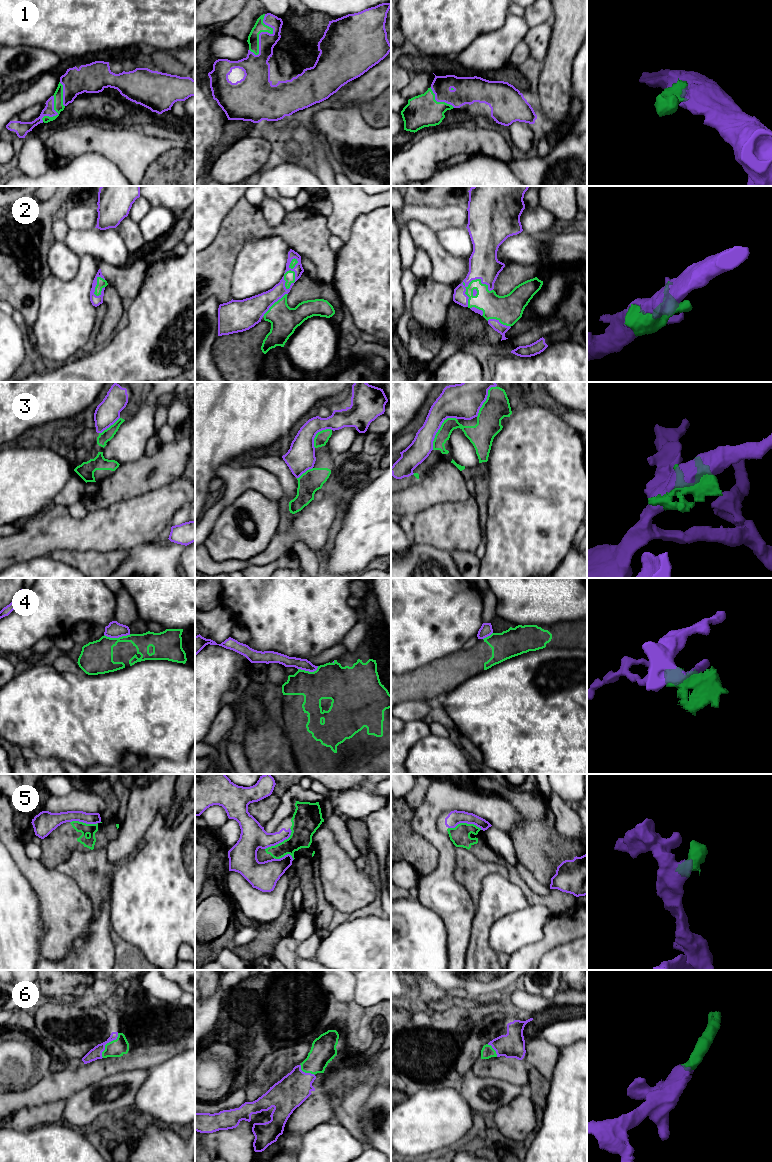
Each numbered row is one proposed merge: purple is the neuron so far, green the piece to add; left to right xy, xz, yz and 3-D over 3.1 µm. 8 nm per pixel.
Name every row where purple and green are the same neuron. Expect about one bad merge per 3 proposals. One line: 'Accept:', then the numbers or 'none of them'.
Accept: 1, 2, 6

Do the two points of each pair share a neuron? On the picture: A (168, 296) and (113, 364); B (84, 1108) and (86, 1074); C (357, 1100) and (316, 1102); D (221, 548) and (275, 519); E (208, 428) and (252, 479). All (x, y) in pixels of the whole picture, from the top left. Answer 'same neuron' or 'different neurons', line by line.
A: same neuron
B: different neurons
C: different neurons
D: same neuron
E: different neurons

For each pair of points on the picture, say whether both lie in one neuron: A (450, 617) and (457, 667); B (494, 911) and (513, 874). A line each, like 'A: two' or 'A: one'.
A: two
B: two

